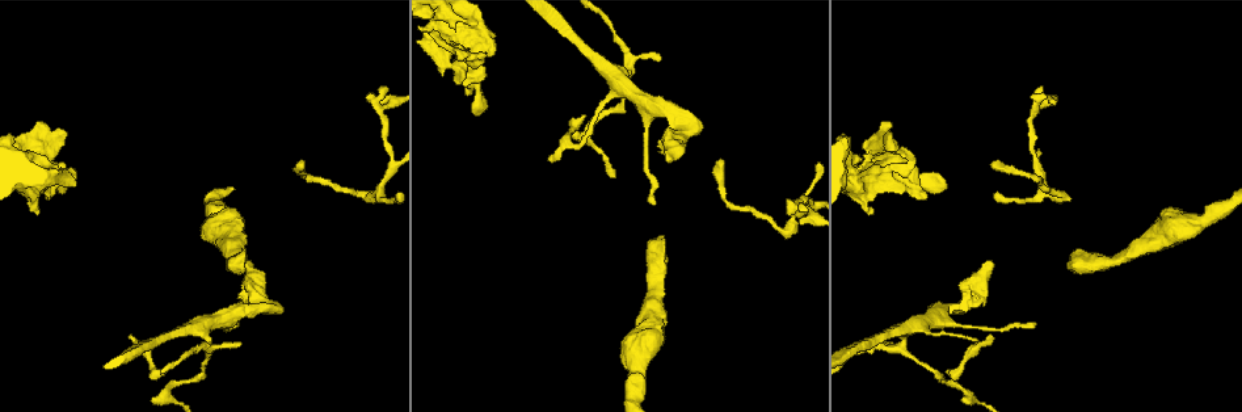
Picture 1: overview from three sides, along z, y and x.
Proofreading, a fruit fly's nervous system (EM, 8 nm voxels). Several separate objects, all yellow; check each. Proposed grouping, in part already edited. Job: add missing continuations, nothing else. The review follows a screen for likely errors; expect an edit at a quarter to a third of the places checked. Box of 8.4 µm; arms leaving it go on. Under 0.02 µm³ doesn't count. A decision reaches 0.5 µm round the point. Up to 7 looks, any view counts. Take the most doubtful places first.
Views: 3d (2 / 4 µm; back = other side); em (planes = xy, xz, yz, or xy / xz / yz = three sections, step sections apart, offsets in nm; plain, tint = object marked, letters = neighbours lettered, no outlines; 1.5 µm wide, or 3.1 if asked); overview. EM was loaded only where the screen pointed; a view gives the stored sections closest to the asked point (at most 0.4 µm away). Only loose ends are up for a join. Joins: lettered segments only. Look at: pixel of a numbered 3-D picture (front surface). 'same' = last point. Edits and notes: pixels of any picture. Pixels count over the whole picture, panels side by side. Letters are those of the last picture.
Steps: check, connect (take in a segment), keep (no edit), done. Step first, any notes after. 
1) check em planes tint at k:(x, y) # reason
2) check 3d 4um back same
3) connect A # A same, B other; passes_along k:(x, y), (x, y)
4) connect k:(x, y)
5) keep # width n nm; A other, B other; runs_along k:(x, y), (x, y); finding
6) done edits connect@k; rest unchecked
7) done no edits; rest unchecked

check em 3.1um planes plain at 1:(243, 249) # an open end

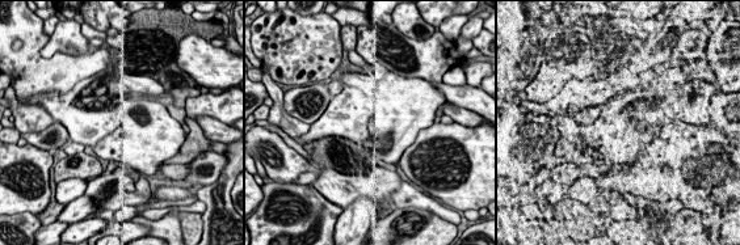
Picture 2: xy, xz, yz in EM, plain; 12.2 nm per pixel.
check em 3.1um planes letters same # see the neighbours

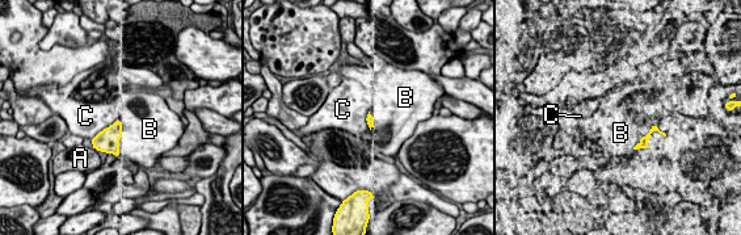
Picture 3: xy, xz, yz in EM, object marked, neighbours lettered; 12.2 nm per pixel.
keep # A other, B other, C other; border 3:(110, 125), (100, 130), (91, 139); none of them fits

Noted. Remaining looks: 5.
check em planes plain at 1:(1034, 98)

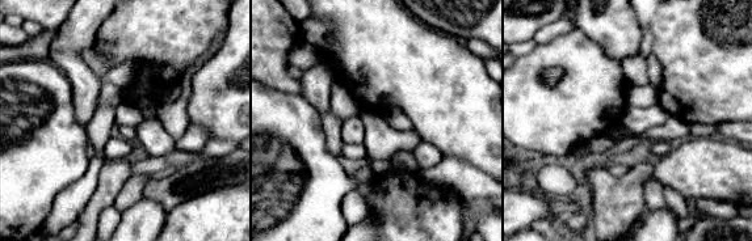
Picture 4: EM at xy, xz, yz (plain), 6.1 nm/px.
check em planes letters same

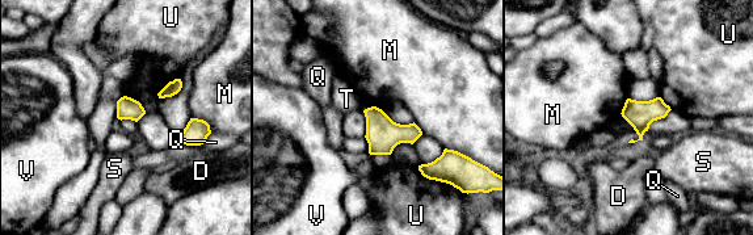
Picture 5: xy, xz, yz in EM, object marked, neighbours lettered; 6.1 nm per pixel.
keep # width 170 nm; D other, M other, Q other, S other, T other, U other, V other; border 5:(192, 117), (203, 120), (211, 131); no lettered segment goes on from it

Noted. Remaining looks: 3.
check em planes letters at 1:(550, 158) # thin end

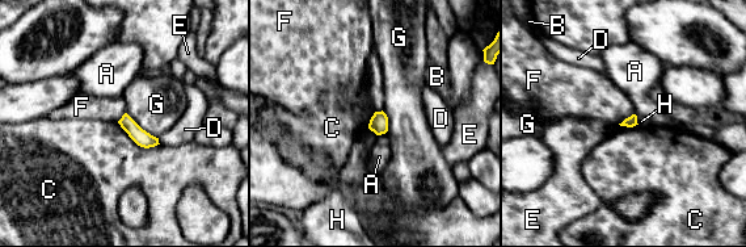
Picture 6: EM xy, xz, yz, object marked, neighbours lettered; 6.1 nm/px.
keep # A other, B other, C other, D other, E other, F other, G other, H other; border 6:(633, 113), (618, 124); none of them fits

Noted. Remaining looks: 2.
done no edits; rest unchecked

